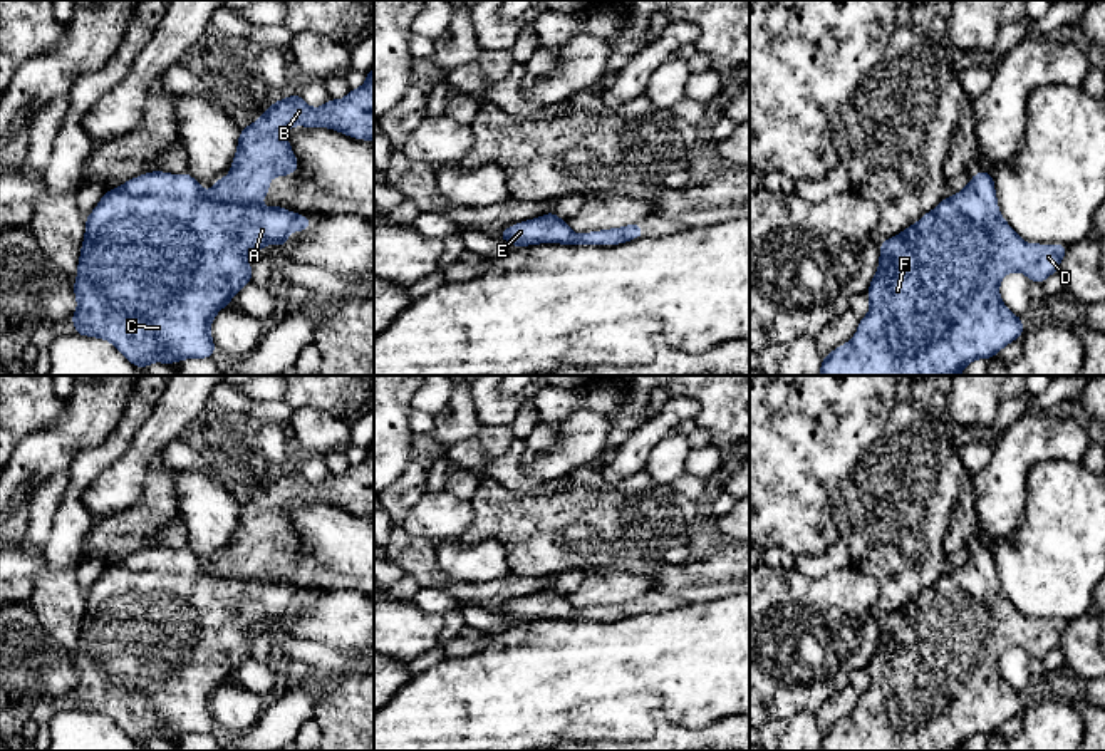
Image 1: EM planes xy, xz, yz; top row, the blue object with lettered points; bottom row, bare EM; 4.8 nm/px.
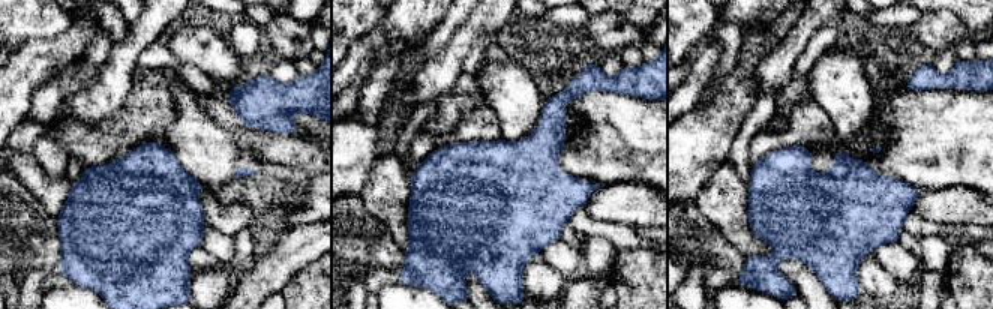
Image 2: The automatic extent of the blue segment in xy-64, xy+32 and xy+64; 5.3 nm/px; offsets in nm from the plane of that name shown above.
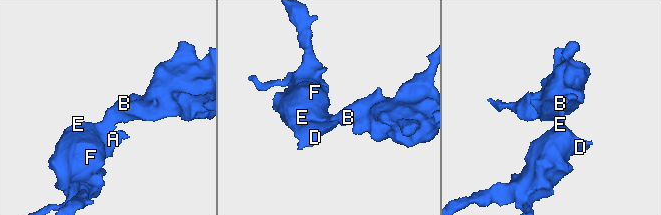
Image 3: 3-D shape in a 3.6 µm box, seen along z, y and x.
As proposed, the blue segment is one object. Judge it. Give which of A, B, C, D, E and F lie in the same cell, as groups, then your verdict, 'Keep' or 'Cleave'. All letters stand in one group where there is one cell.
Groups: A B C D E F. Keep

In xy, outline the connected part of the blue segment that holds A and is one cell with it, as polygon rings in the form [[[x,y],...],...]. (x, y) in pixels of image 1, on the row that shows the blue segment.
[[[374,67],[366,74],[367,80],[359,89],[350,89],[349,94],[340,99],[329,99],[322,107],[310,107],[300,94],[285,97],[282,101],[273,102],[253,124],[248,127],[241,127],[238,137],[236,154],[233,158],[233,164],[230,168],[230,174],[226,178],[220,178],[213,183],[210,193],[203,189],[203,186],[189,176],[189,173],[183,174],[169,174],[163,171],[151,171],[143,176],[132,178],[121,184],[119,188],[109,189],[102,194],[99,205],[92,210],[92,213],[86,218],[86,235],[80,248],[79,265],[77,265],[77,278],[74,282],[74,293],[77,298],[77,310],[70,317],[75,334],[87,335],[96,339],[109,340],[131,364],[136,367],[146,369],[151,362],[174,364],[183,359],[206,359],[211,357],[216,349],[211,339],[210,329],[216,313],[226,307],[231,298],[252,282],[252,268],[250,256],[260,251],[262,246],[268,246],[272,243],[285,246],[288,238],[288,231],[293,230],[300,233],[312,226],[314,223],[298,213],[287,211],[283,206],[267,208],[260,201],[263,196],[270,194],[268,181],[275,176],[288,176],[298,169],[297,156],[290,149],[290,141],[285,137],[292,126],[305,126],[305,127],[329,127],[347,134],[354,139],[374,141]]]

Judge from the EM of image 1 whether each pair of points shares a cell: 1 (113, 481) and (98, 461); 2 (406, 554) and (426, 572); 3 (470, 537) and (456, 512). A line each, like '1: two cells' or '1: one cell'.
1: two cells
2: one cell
3: two cells

